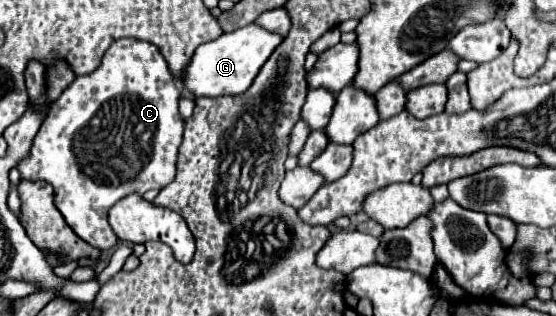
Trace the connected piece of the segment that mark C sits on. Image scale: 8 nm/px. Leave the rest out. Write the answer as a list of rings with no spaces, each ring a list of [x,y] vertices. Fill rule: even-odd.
[[[122,37],[108,47],[96,71],[76,77],[52,103],[48,117],[32,141],[30,155],[24,157],[16,169],[24,179],[52,183],[56,191],[54,204],[72,231],[96,249],[110,249],[118,237],[108,223],[108,209],[130,193],[144,195],[150,189],[164,189],[174,179],[176,155],[184,131],[184,119],[178,113],[180,97],[180,87],[170,75],[162,53],[148,41]]]

